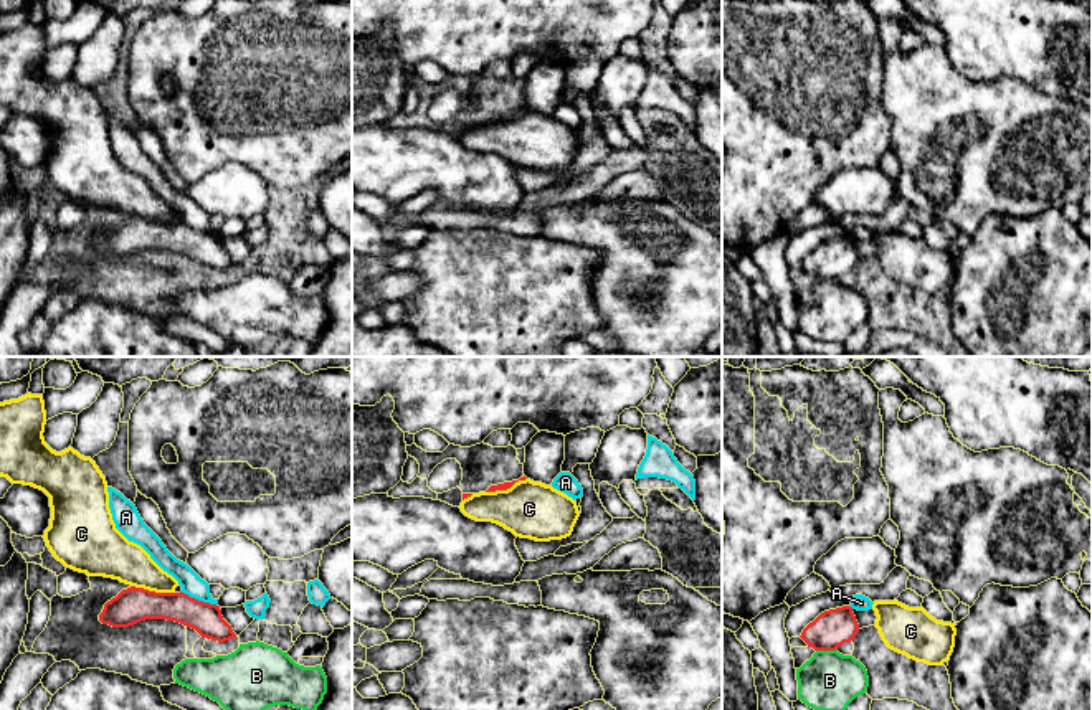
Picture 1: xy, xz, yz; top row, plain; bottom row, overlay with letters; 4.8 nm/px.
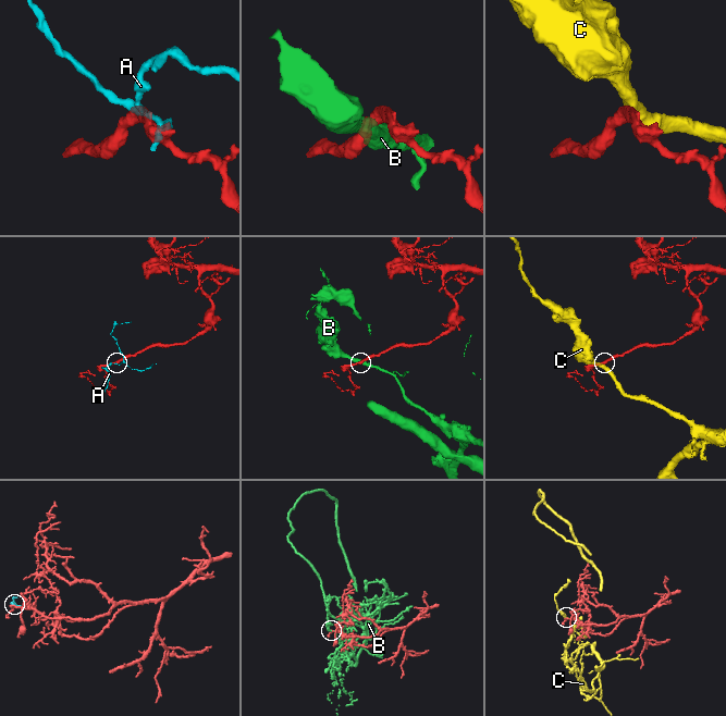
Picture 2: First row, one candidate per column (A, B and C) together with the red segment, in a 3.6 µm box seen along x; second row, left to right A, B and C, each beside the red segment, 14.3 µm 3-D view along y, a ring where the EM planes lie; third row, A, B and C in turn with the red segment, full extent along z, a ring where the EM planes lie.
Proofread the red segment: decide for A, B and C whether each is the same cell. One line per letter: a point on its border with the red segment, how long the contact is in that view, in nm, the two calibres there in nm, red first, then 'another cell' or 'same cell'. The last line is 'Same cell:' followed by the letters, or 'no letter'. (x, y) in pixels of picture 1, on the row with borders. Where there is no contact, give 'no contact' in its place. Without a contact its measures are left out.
A: meets red in xy at (197, 600); contact 200 nm long; 150 nm thick on the red side, 110 nm on the other; same cell
B: meets red in yz at (826, 649); contact 110 nm long; 180 nm thick on the red side, 280 nm on the other; another cell
C: meets red in xy at (152, 591); contact 220 nm long; 170 nm thick on the red side, 220 nm on the other; another cell
Same cell: A

